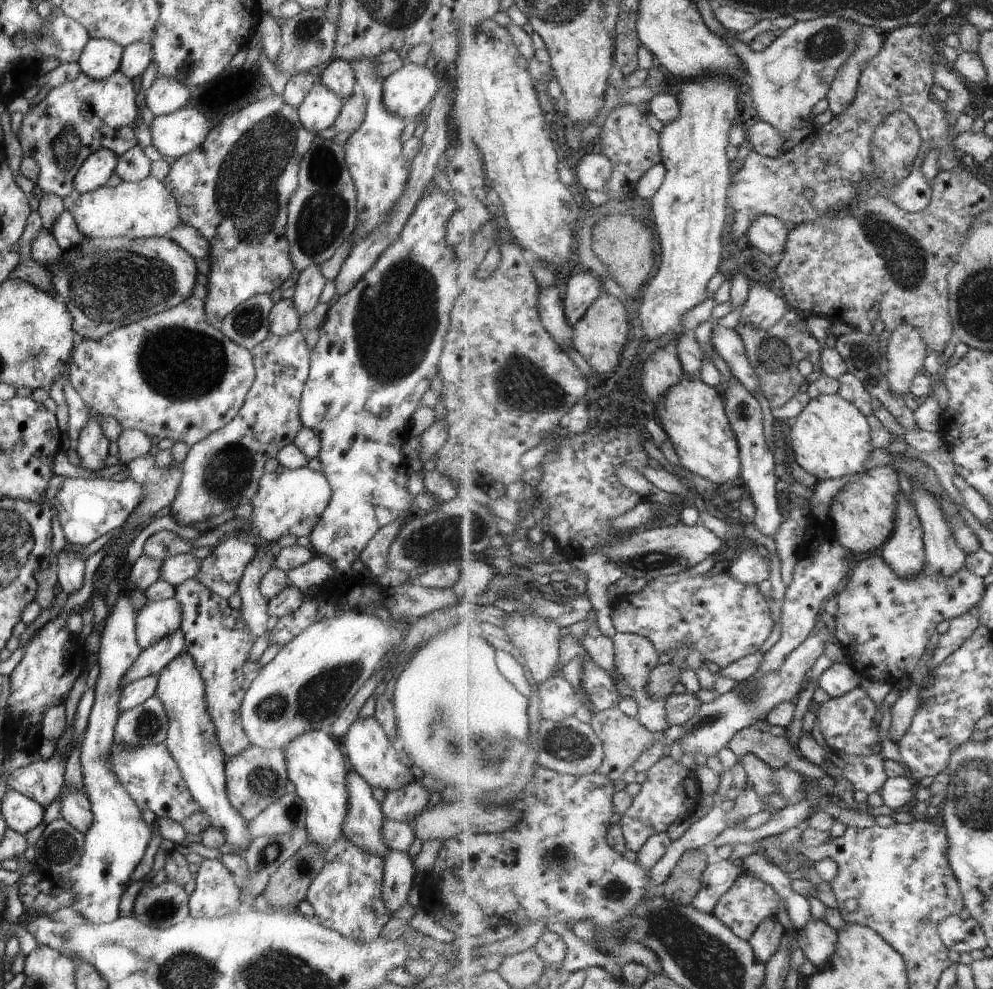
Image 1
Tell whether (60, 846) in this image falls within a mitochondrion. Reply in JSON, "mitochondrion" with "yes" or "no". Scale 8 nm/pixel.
{"mitochondrion":"yes"}

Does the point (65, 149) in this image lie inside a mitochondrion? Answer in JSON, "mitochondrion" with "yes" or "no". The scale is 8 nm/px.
{"mitochondrion":"yes"}

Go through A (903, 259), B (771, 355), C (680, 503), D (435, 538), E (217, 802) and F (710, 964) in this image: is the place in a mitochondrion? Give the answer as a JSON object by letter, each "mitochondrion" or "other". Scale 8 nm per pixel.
{"A":"mitochondrion","B":"mitochondrion","C":"other","D":"mitochondrion","E":"other","F":"mitochondrion"}

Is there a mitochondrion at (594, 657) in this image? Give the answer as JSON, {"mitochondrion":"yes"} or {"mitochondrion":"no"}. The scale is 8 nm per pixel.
{"mitochondrion":"no"}

